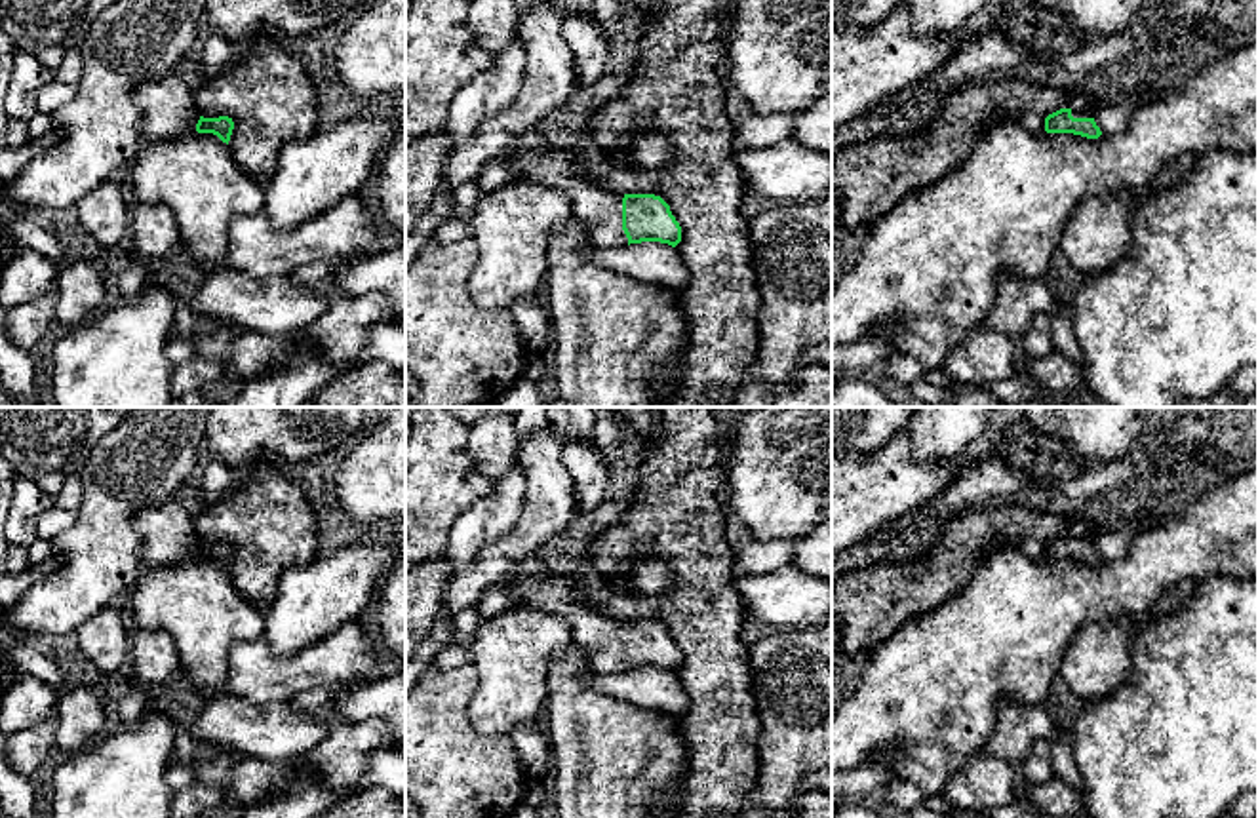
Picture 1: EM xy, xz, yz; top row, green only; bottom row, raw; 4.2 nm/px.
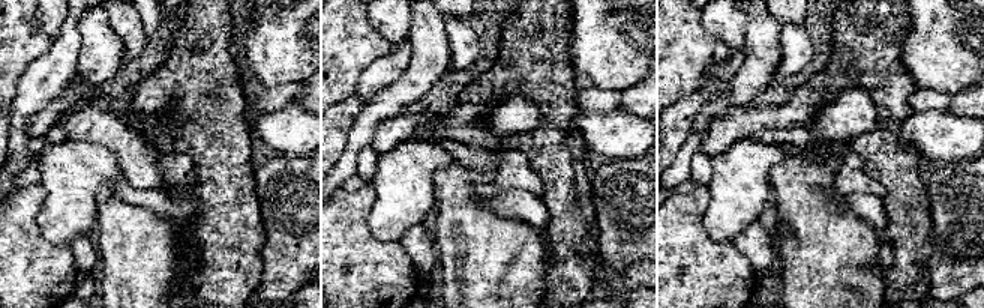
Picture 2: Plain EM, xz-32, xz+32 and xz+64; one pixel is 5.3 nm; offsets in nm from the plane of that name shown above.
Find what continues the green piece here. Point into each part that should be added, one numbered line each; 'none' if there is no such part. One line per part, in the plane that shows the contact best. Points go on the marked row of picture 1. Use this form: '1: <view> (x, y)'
1: xz (602, 210)

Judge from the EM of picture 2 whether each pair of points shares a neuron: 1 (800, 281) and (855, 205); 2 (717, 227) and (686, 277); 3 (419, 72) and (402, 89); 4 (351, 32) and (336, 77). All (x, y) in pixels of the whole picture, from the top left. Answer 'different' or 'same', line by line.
1: different
2: different
3: same
4: same

